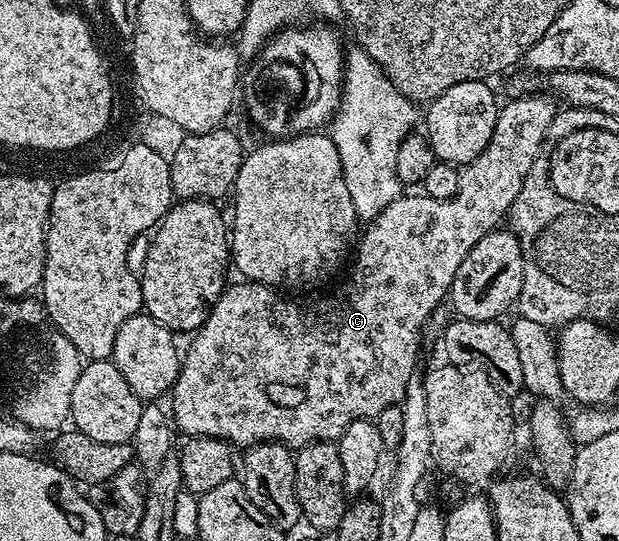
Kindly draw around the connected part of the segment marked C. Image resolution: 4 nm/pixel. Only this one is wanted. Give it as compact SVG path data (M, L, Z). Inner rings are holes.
M519 95L513 101L503 102L502 108L497 112L496 122L494 123L494 135L491 143L474 159L469 165L463 166L460 174L460 190L454 199L439 201L430 199L423 195L408 197L401 195L390 203L390 207L383 209L374 220L367 222L368 229L359 234L358 240L354 245L354 256L351 258L352 270L348 273L348 278L337 287L336 293L329 297L324 297L321 301L316 301L313 305L299 305L296 301L287 301L283 297L283 292L277 291L271 285L259 285L256 281L247 279L241 280L241 285L229 284L224 293L214 303L210 315L204 320L204 326L196 330L192 341L182 353L180 363L180 374L172 385L170 398L170 416L175 428L186 433L189 438L193 437L217 437L233 446L244 445L251 447L260 444L261 441L281 441L283 445L289 447L299 447L309 445L315 441L339 442L340 437L350 427L350 423L361 419L374 419L386 407L398 405L406 395L406 383L410 383L412 377L417 376L416 356L420 353L420 332L424 329L424 324L428 321L428 316L440 305L440 300L449 296L454 275L458 275L458 267L462 267L462 259L470 255L470 247L482 239L482 235L492 232L507 218L508 208L518 199L518 191L522 191L522 183L534 167L537 157L541 156L540 149L548 137L550 123L556 117L558 105L551 96L540 97L541 95Z

